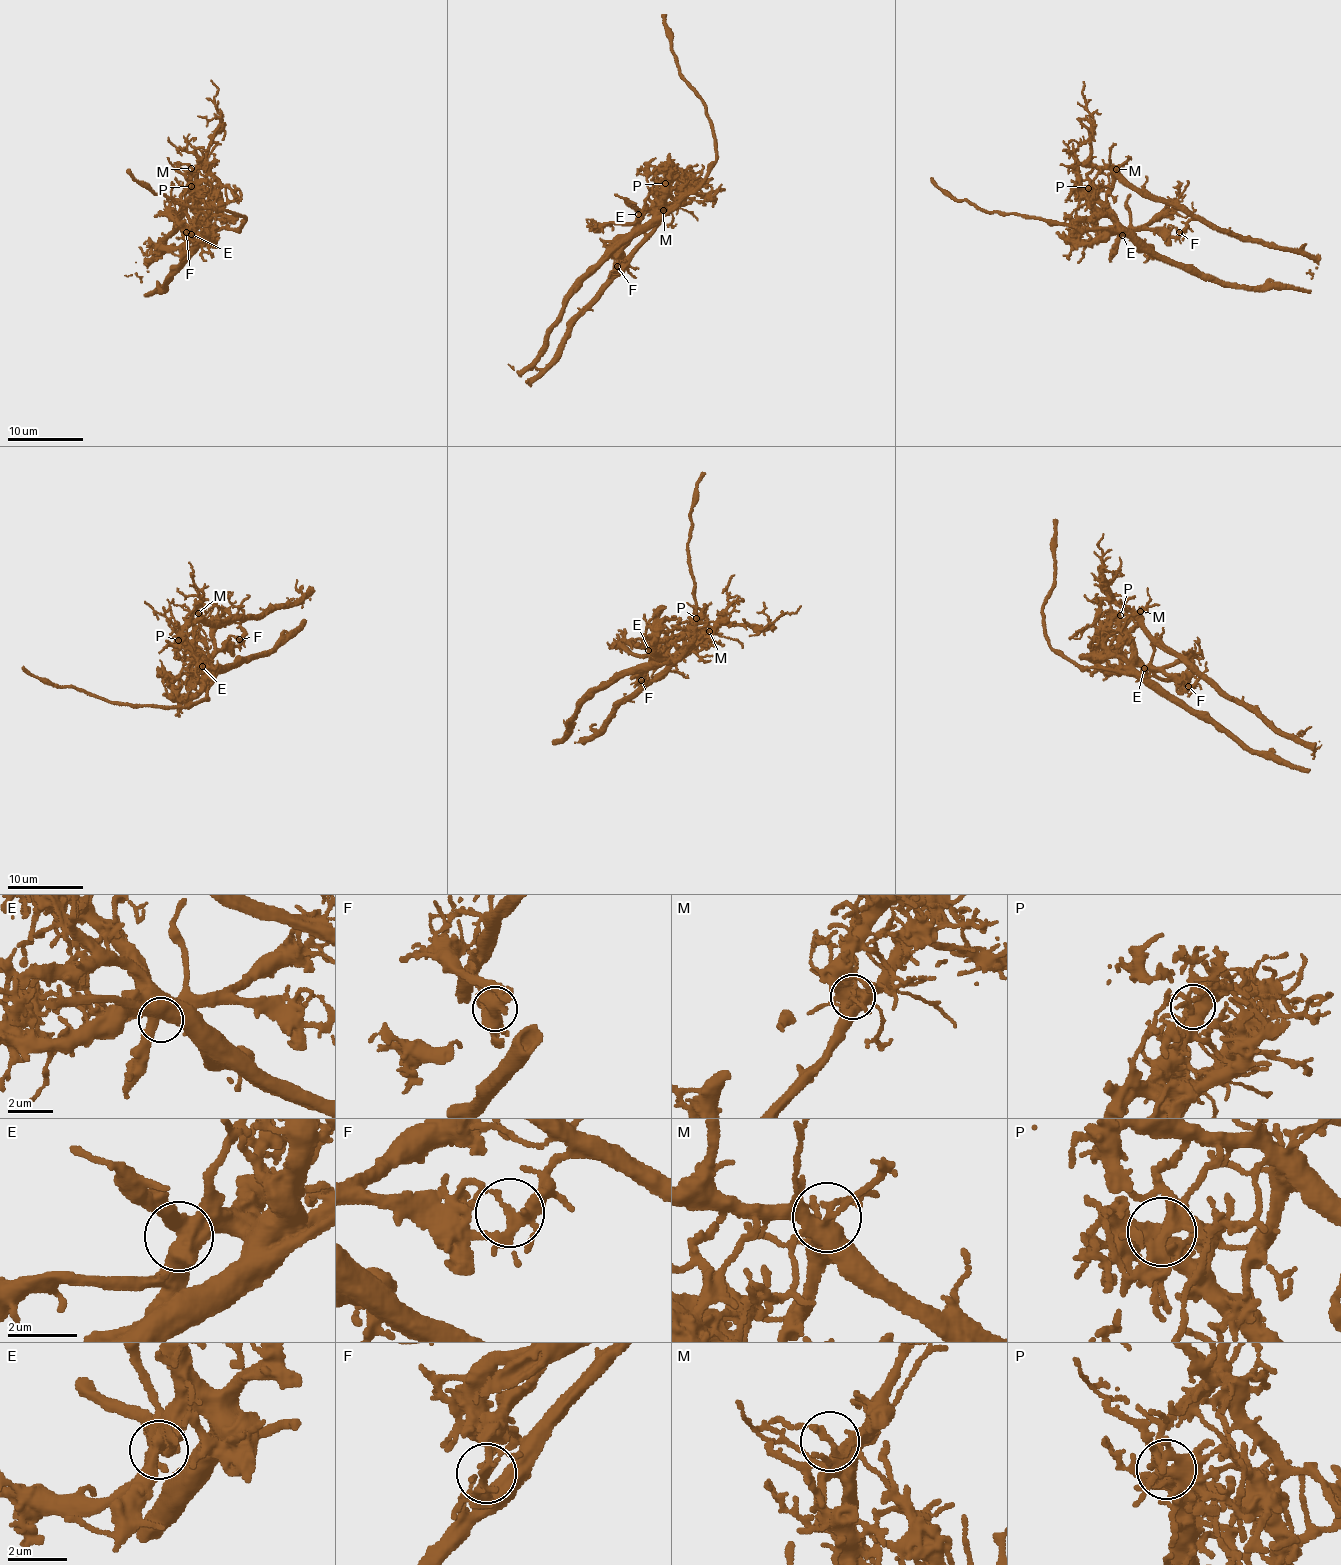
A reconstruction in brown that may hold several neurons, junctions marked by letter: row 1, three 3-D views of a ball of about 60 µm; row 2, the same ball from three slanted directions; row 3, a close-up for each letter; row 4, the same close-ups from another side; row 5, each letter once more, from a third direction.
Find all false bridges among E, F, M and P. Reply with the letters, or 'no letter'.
F

